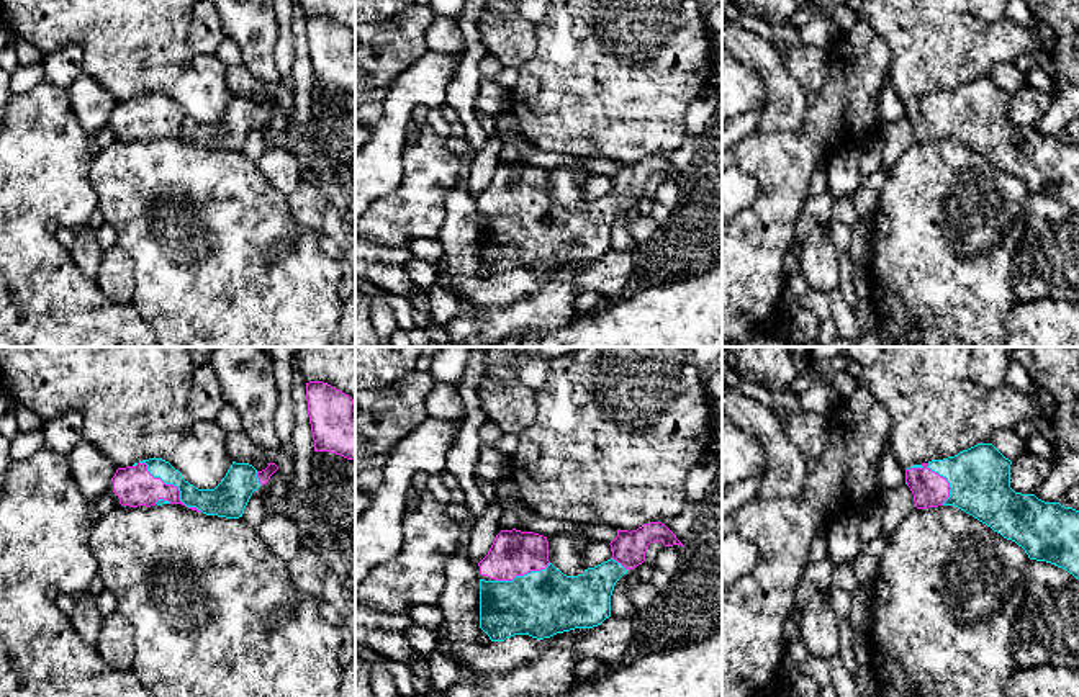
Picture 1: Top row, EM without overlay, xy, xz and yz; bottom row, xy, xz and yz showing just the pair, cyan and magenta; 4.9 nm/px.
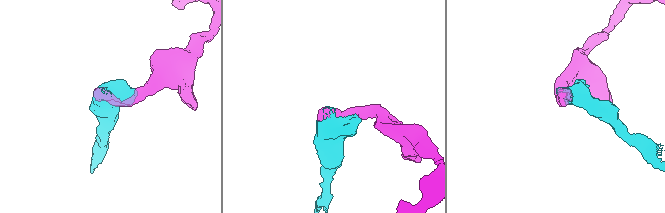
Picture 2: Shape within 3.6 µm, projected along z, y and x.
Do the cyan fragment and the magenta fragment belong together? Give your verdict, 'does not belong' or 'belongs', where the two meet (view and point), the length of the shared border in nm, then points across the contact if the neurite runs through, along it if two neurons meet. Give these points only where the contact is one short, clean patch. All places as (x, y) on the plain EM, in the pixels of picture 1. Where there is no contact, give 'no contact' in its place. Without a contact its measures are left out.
belongs | xy (171, 116) | 420 nm

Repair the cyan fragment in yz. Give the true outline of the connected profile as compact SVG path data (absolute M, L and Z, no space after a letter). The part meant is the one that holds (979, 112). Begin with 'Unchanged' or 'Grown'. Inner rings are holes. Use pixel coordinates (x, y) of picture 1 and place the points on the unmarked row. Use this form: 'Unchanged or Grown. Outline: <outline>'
Grown. Outline: M977 77L955 90L907 101L905 118L917 142L955 139L1015 175L1030 193L1051 196L1079 213L1079 144L1015 126L1010 121L1010 98L992 77Z

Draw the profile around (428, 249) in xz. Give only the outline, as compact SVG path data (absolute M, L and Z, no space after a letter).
M418 237L408 244L408 249L413 252L414 259L424 260L427 263L436 265L442 255L444 247L439 237Z

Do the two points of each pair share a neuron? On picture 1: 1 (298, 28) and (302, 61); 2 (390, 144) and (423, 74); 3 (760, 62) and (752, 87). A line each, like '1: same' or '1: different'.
1: same
2: same
3: different

